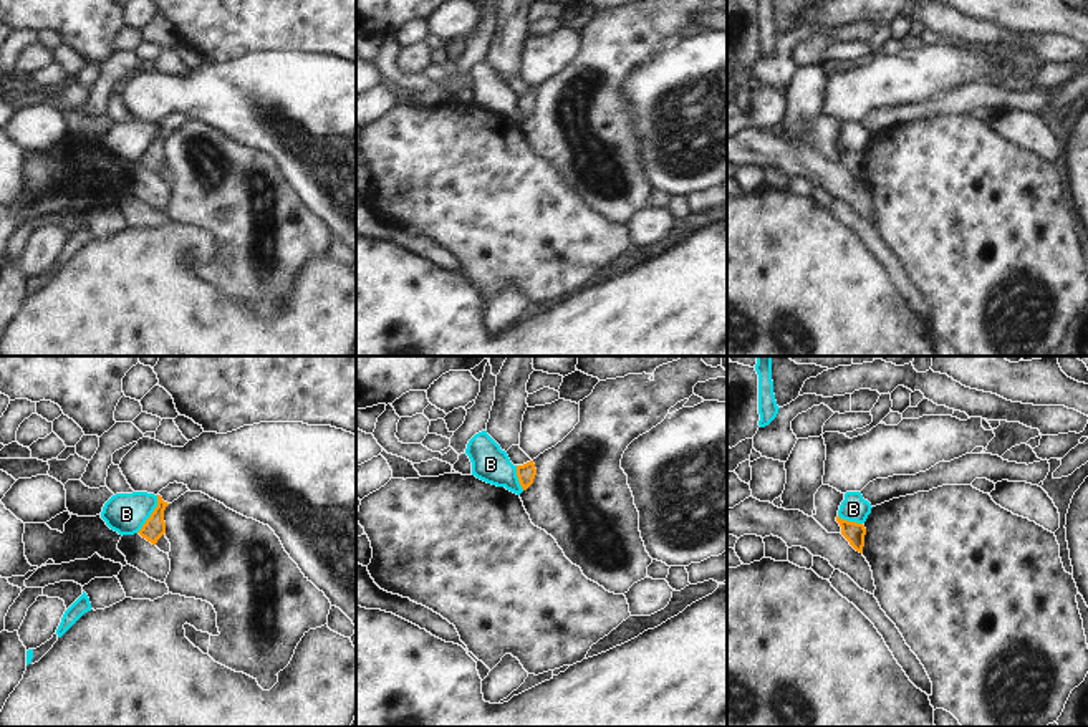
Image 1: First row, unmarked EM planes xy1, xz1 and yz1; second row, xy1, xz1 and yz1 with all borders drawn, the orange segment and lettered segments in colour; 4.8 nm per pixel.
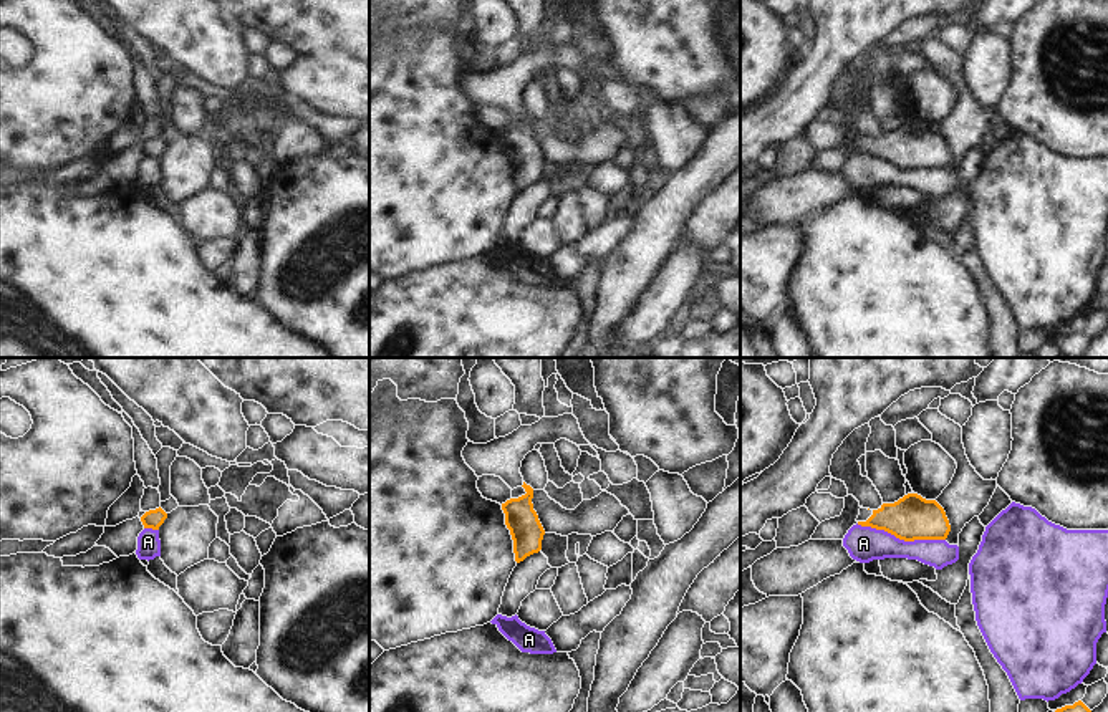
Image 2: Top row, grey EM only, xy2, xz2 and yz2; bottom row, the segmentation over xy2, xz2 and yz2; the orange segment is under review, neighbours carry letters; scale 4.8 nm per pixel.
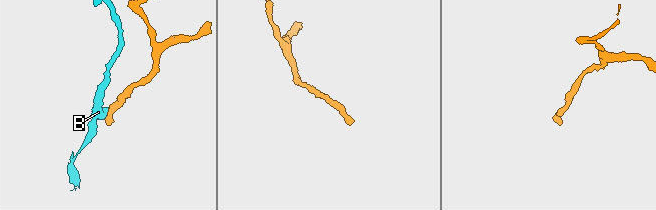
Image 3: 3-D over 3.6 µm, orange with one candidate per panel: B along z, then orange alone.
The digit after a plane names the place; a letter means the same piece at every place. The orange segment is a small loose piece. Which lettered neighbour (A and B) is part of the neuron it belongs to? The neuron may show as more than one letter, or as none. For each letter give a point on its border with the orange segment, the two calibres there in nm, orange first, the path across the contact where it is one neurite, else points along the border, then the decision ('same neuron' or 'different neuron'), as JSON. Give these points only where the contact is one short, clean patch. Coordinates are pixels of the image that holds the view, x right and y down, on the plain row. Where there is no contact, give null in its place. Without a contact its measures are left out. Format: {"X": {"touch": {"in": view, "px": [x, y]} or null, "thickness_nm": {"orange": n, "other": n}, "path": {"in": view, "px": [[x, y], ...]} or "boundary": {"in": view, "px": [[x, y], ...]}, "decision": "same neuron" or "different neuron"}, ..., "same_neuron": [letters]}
{"A": {"touch": {"in": "yz2", "px": [901, 168]}, "thickness_nm": {"orange": 220, "other": 170}, "decision": "different neuron"}, "B": {"touch": {"in": "xy1", "px": [151, 143]}, "thickness_nm": {"orange": 110, "other": 200}, "boundary": {"in": "xy1", "px": [[158, 125], [158, 134], [136, 161]]}, "decision": "different neuron"}, "same_neuron": []}

